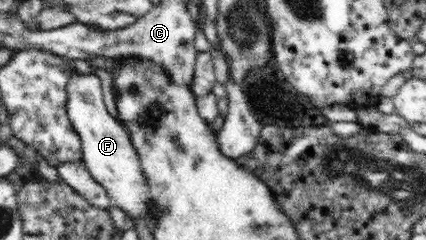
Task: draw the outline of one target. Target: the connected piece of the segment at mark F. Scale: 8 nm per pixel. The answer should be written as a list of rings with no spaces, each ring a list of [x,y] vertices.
[[[75,71],[68,77],[67,117],[79,135],[82,159],[93,179],[107,190],[116,209],[127,211],[133,221],[141,217],[151,222],[151,208],[154,208],[154,203],[147,203],[148,184],[143,168],[139,166],[127,129],[107,112],[101,89],[101,80],[94,74],[78,74]]]

